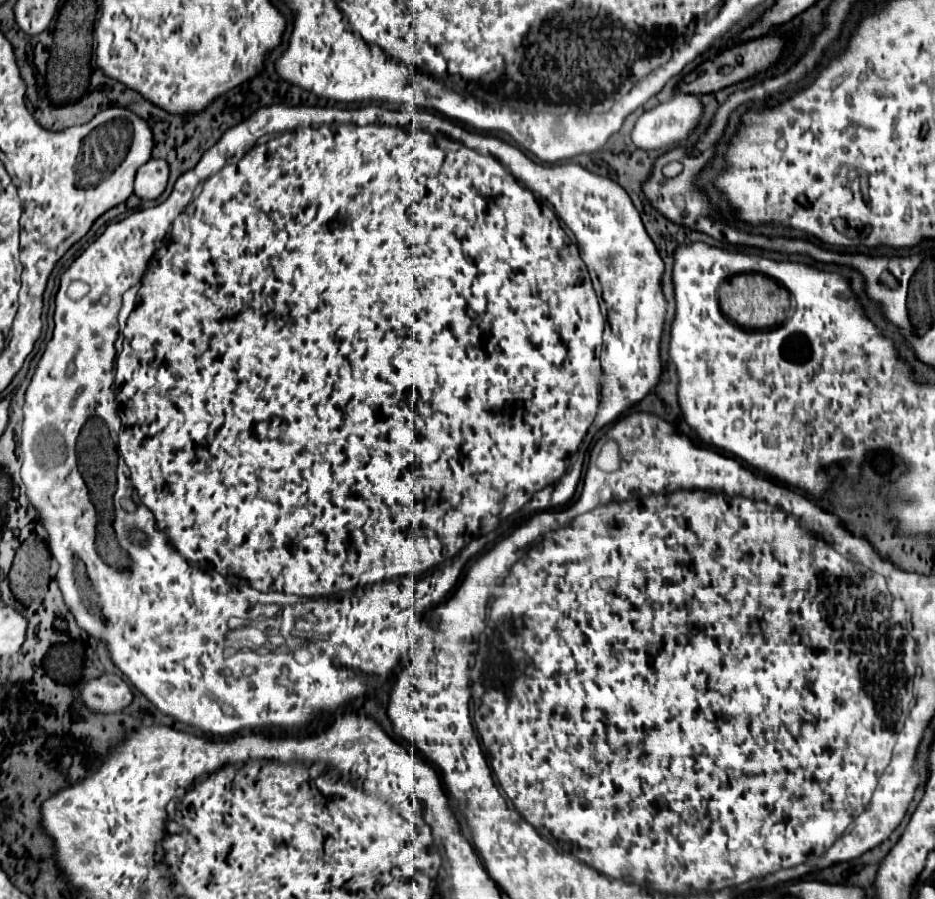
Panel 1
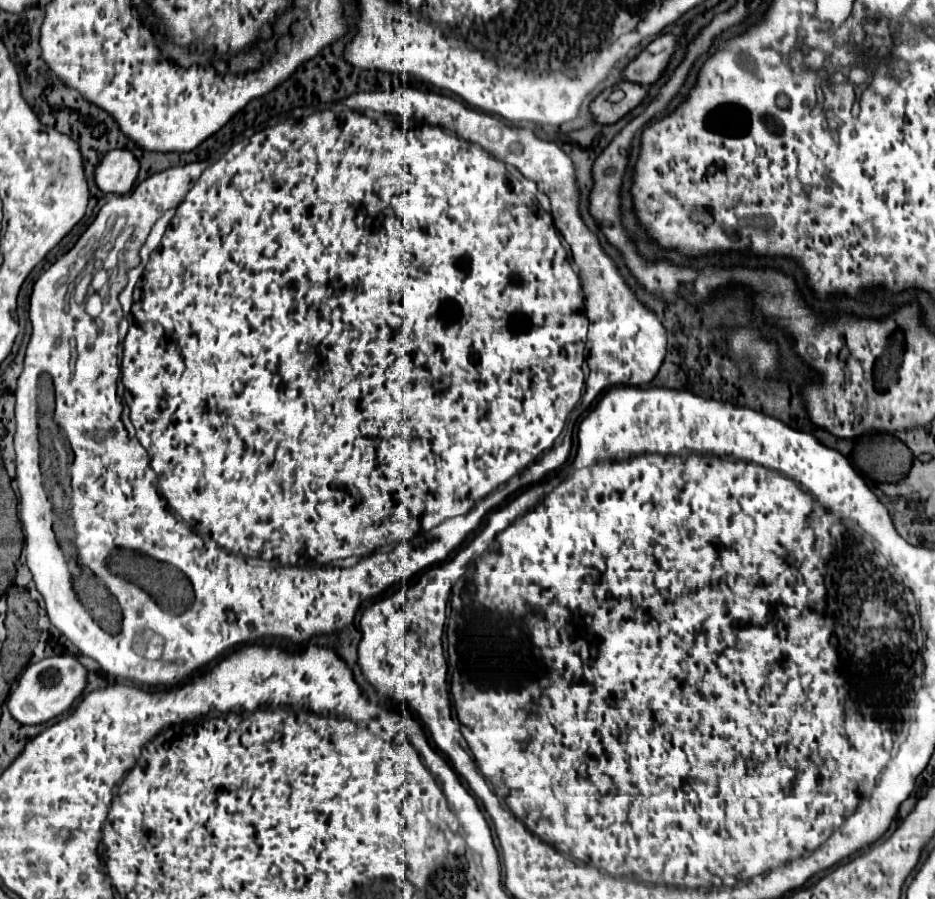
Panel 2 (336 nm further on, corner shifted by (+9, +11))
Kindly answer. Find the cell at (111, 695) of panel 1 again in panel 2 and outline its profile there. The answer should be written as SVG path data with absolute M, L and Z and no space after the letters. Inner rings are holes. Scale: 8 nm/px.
M54 656L44 658L36 664L30 664L18 678L18 686L8 698L8 710L20 724L44 724L72 708L76 698L88 686L88 670L72 656Z

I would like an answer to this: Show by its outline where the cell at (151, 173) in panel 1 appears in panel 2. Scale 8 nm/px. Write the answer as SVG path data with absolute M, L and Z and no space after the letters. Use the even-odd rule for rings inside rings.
M112 150L96 166L96 184L106 194L128 194L140 172L140 162L130 150Z

